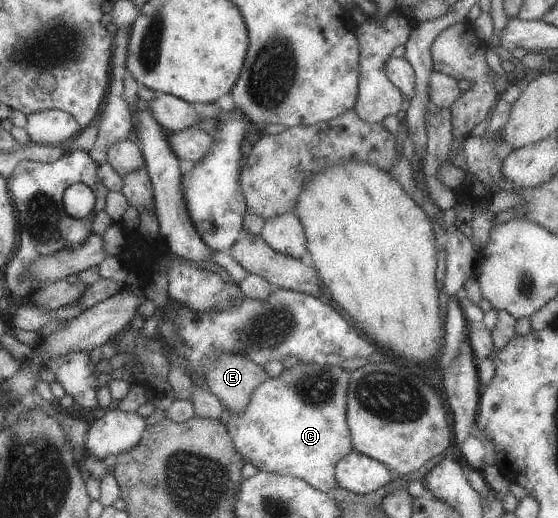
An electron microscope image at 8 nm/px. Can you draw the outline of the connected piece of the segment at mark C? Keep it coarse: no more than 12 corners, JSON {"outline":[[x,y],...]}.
{"outline":[[297,363],[222,411],[258,471],[325,492],[353,450],[350,371]]}

